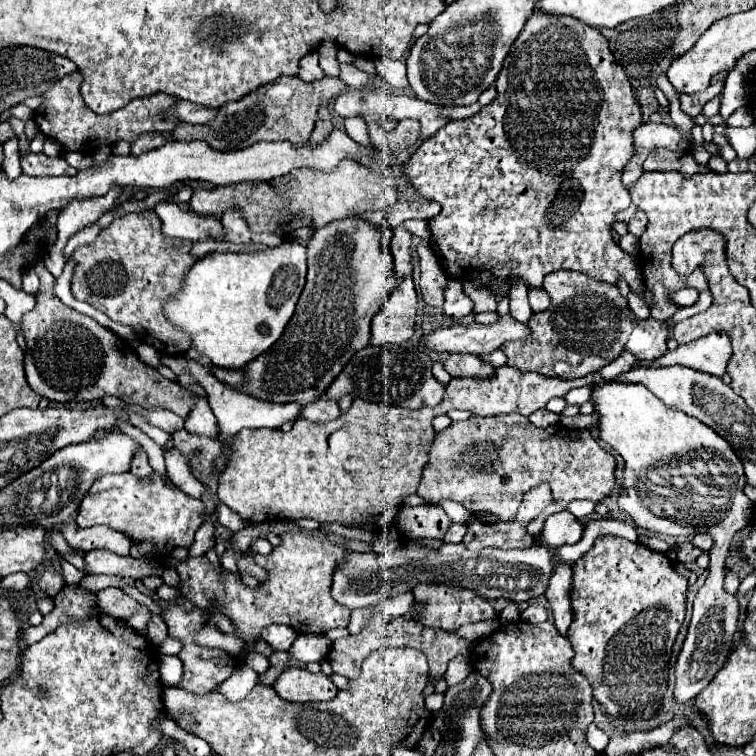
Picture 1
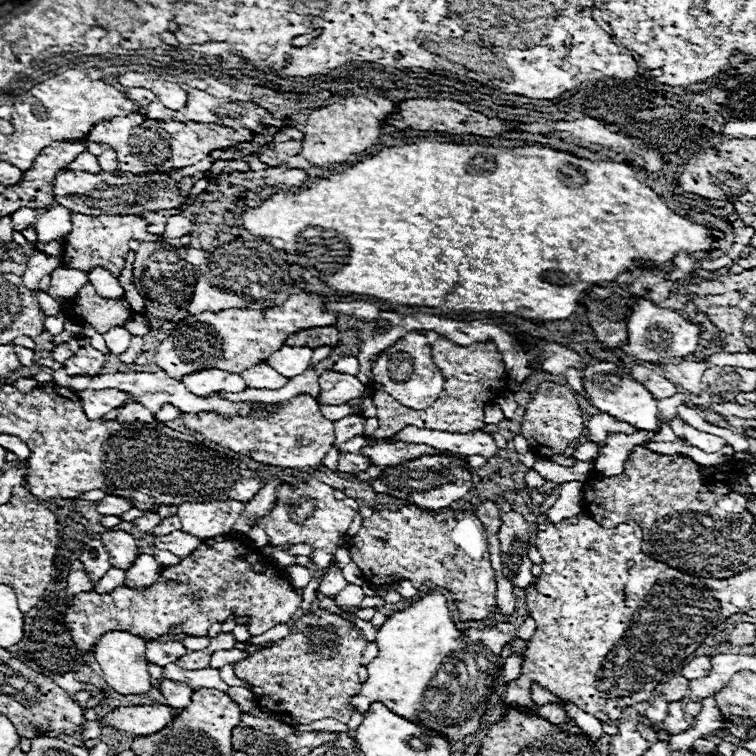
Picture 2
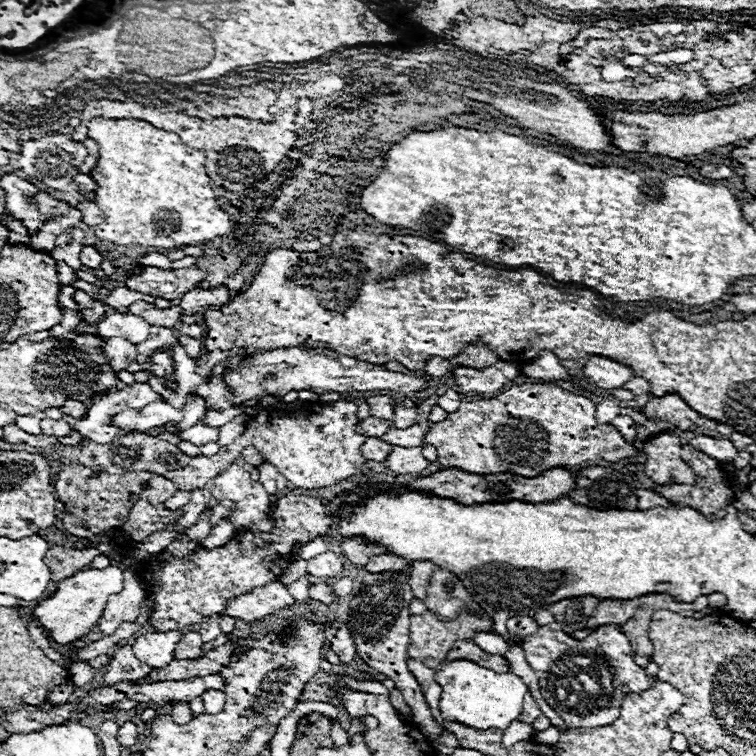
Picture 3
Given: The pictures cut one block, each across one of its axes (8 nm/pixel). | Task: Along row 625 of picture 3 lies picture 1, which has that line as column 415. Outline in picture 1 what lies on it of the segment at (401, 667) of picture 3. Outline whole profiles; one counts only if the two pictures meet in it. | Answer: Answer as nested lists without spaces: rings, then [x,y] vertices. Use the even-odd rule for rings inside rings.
[[[366,346],[354,354],[340,376],[326,390],[328,398],[340,398],[342,394],[418,410],[424,406],[438,406],[446,394],[446,384],[440,384],[434,378],[432,360],[426,350],[402,346]]]

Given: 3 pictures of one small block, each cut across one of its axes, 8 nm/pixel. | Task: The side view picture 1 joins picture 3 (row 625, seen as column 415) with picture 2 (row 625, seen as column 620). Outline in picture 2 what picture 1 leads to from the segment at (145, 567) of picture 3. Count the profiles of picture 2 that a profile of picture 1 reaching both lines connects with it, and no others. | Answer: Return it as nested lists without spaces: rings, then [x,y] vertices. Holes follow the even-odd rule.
[[[214,536],[202,544],[180,564],[162,570],[160,578],[144,590],[120,586],[110,594],[80,592],[64,610],[66,628],[74,634],[76,646],[86,652],[106,632],[130,632],[142,638],[158,638],[164,634],[206,636],[214,622],[228,620],[230,614],[246,616],[250,636],[260,636],[270,628],[288,622],[300,608],[302,596],[290,588],[286,572],[274,562],[268,562],[264,574],[256,574],[246,566],[246,552],[256,550],[248,540],[228,536]],[[278,570],[278,574],[276,574]]]

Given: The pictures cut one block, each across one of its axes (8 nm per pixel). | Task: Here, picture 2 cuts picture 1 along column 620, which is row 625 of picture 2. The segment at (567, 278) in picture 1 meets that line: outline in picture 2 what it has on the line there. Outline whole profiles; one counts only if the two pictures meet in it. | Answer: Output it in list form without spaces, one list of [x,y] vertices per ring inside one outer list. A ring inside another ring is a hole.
[[[324,610],[308,612],[296,622],[286,640],[272,648],[252,654],[250,658],[236,662],[234,672],[240,680],[248,682],[256,696],[258,706],[274,714],[290,714],[300,724],[310,720],[336,718],[348,724],[354,706],[350,698],[362,688],[358,680],[358,668],[362,666],[362,652],[366,638],[348,620]]]

